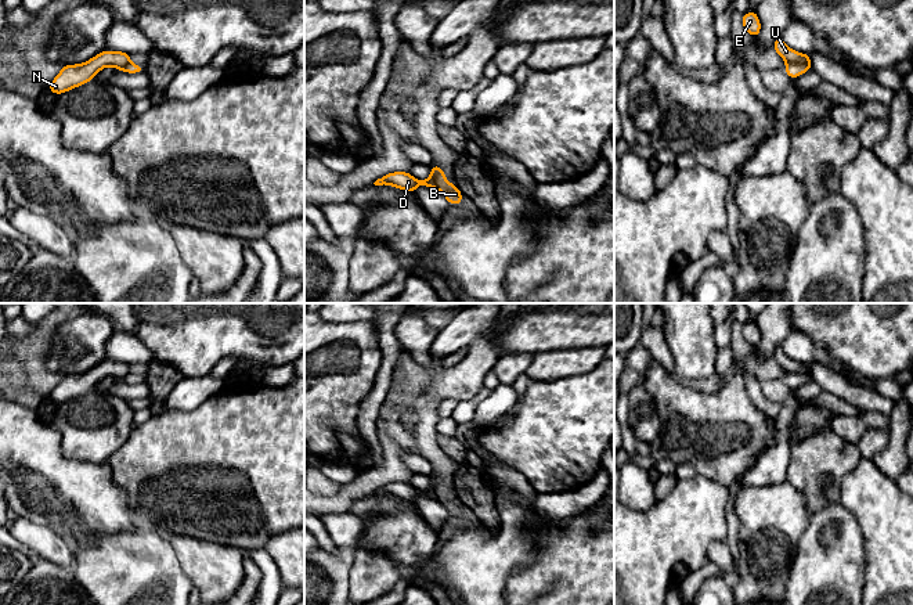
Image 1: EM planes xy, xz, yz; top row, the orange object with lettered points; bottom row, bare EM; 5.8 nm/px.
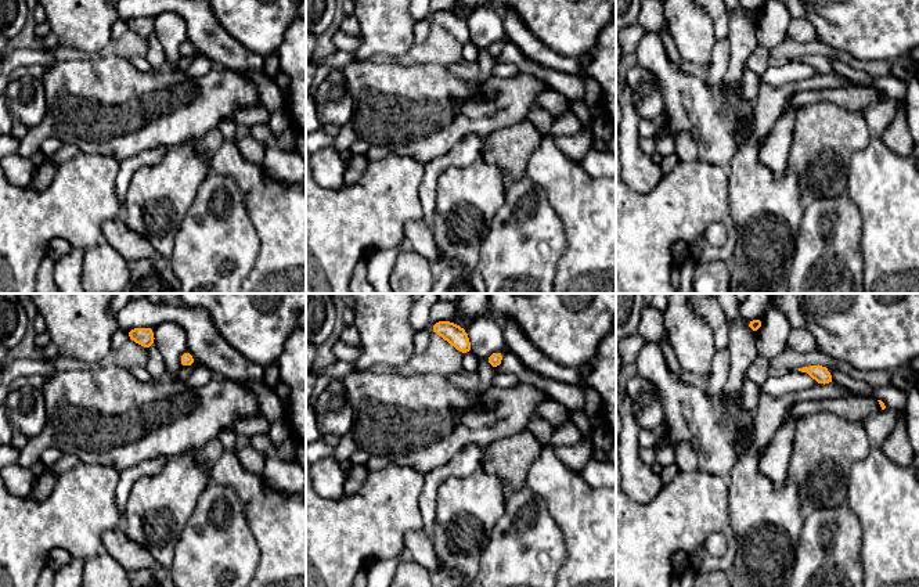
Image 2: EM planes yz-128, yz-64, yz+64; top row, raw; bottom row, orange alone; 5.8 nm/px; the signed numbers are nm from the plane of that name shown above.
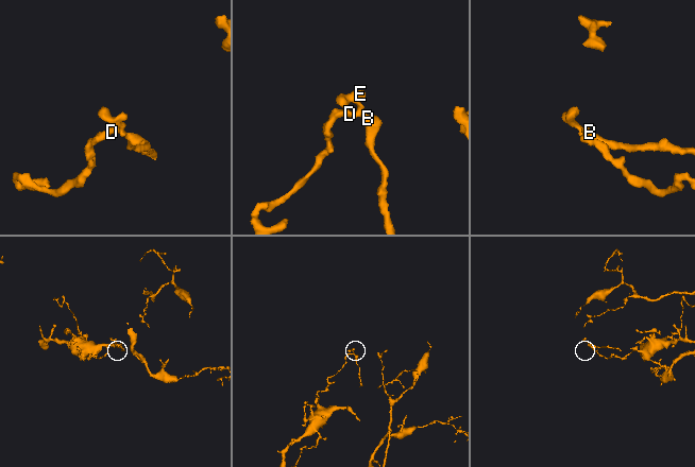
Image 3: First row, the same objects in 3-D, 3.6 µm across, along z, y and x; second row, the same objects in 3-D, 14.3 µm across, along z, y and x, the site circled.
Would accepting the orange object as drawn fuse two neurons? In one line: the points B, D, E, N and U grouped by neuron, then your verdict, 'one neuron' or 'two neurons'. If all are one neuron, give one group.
groups B / D E N U; two neurons

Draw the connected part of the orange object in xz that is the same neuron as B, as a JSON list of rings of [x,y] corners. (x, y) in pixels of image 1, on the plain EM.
[[[432,475],[434,480],[436,498],[447,508],[451,515],[462,515],[462,503],[458,500],[456,494],[450,494],[445,489],[444,482],[439,475]]]

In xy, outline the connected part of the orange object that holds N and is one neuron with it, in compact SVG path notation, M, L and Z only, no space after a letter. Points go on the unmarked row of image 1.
M102 360L91 370L72 375L66 374L61 382L48 395L48 399L54 404L62 404L68 400L79 397L87 392L91 392L94 385L105 377L115 377L118 381L123 381L130 374L130 364L122 361Z

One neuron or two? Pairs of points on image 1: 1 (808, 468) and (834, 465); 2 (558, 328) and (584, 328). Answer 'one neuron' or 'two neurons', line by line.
1: one neuron
2: one neuron

